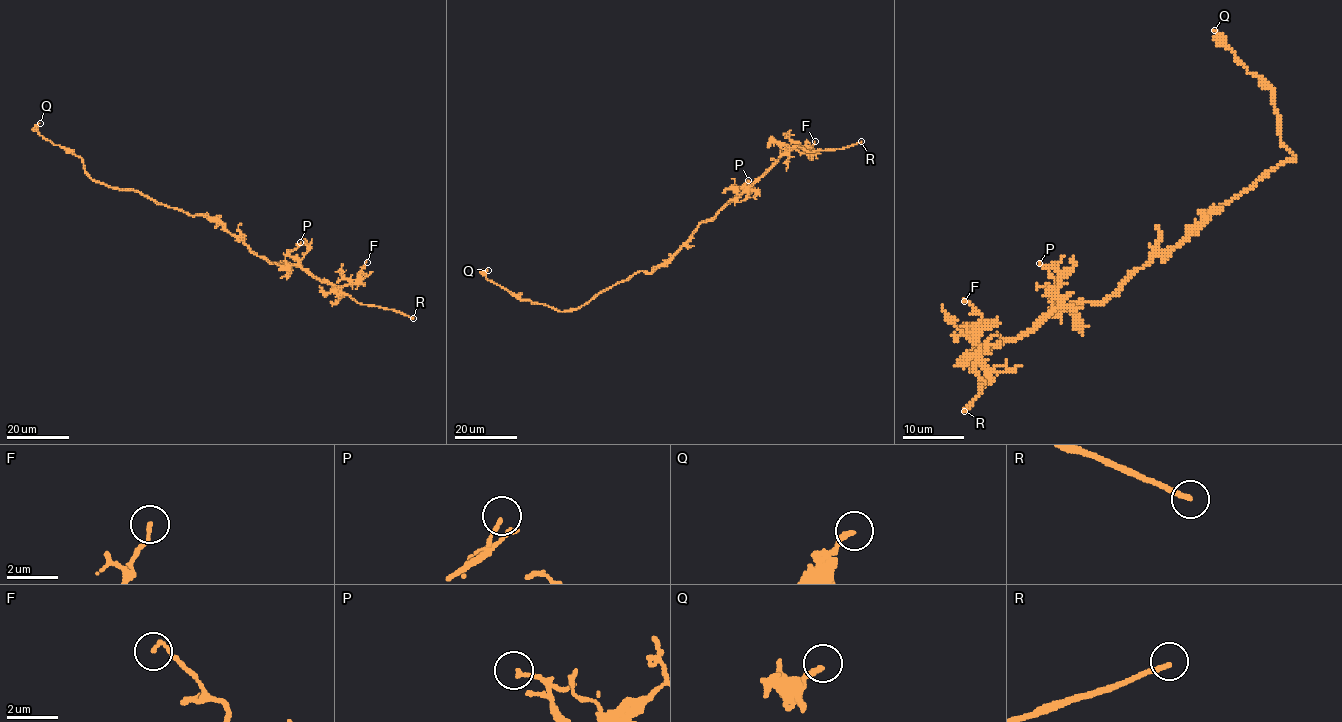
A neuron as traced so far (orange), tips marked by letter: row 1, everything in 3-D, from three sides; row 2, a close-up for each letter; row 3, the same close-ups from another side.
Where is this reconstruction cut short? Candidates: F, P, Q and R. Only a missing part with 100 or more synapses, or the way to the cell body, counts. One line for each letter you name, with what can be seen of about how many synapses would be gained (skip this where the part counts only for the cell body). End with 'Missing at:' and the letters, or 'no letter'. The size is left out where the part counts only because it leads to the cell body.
Missing at: R

